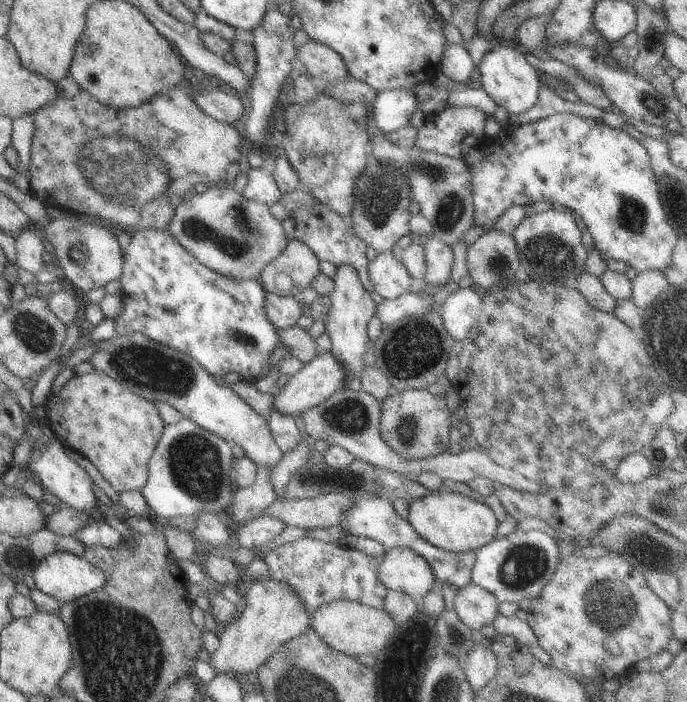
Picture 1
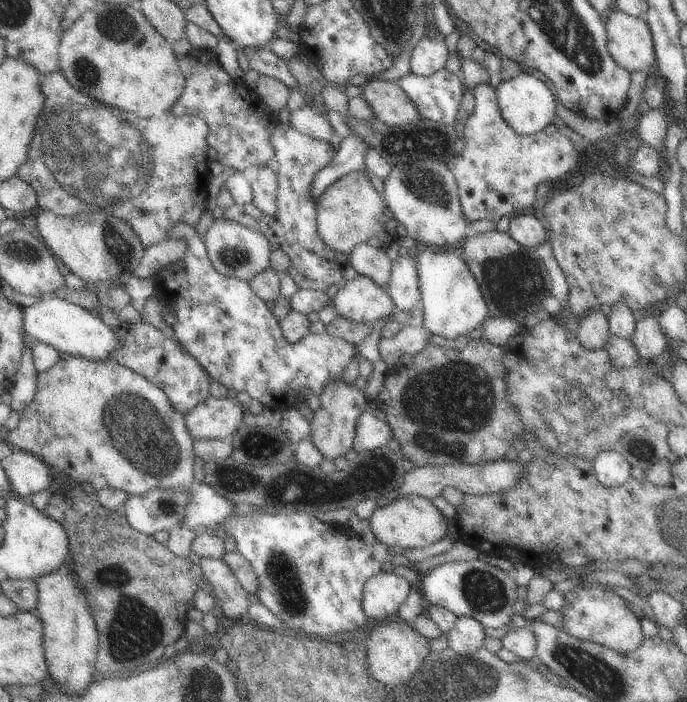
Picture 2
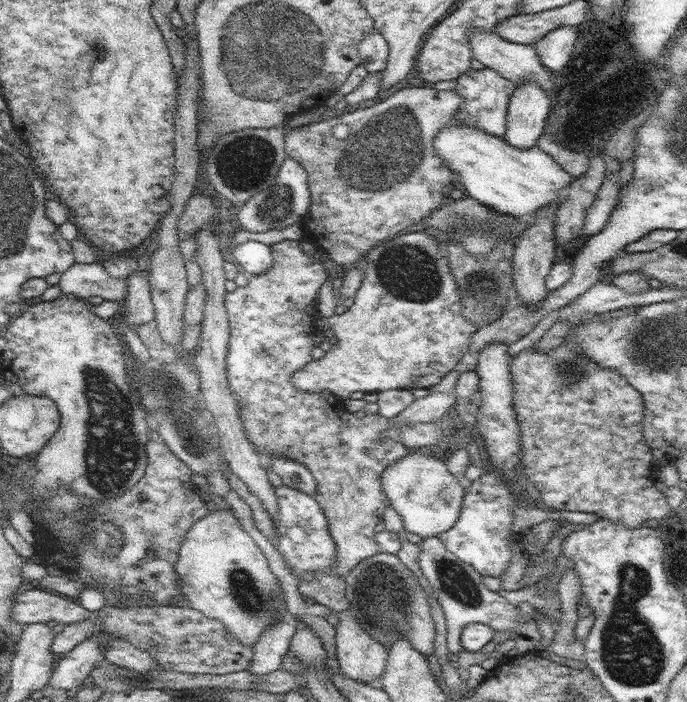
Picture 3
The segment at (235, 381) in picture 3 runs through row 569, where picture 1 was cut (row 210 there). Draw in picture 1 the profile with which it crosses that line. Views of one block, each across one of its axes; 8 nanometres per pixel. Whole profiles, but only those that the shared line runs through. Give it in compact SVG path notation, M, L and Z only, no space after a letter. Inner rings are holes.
M322 94L311 102L297 102L286 107L286 131L280 134L281 153L297 171L302 184L310 188L310 195L348 221L353 210L357 179L368 166L370 137L366 112L362 103L342 103Z

